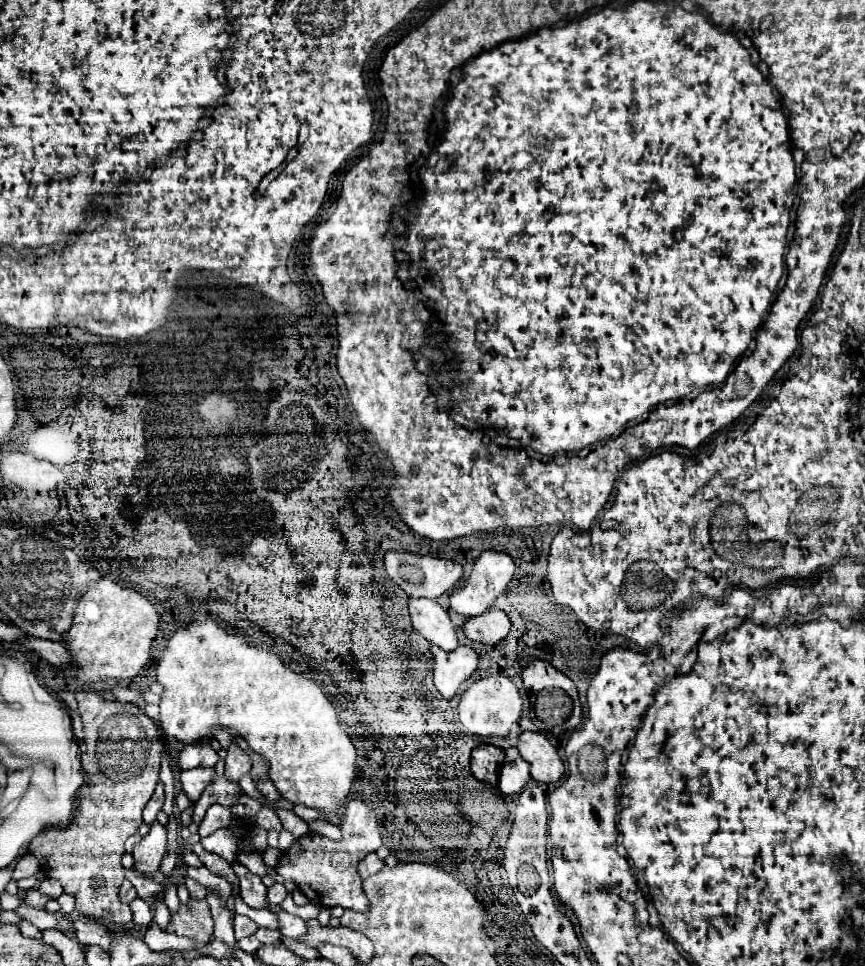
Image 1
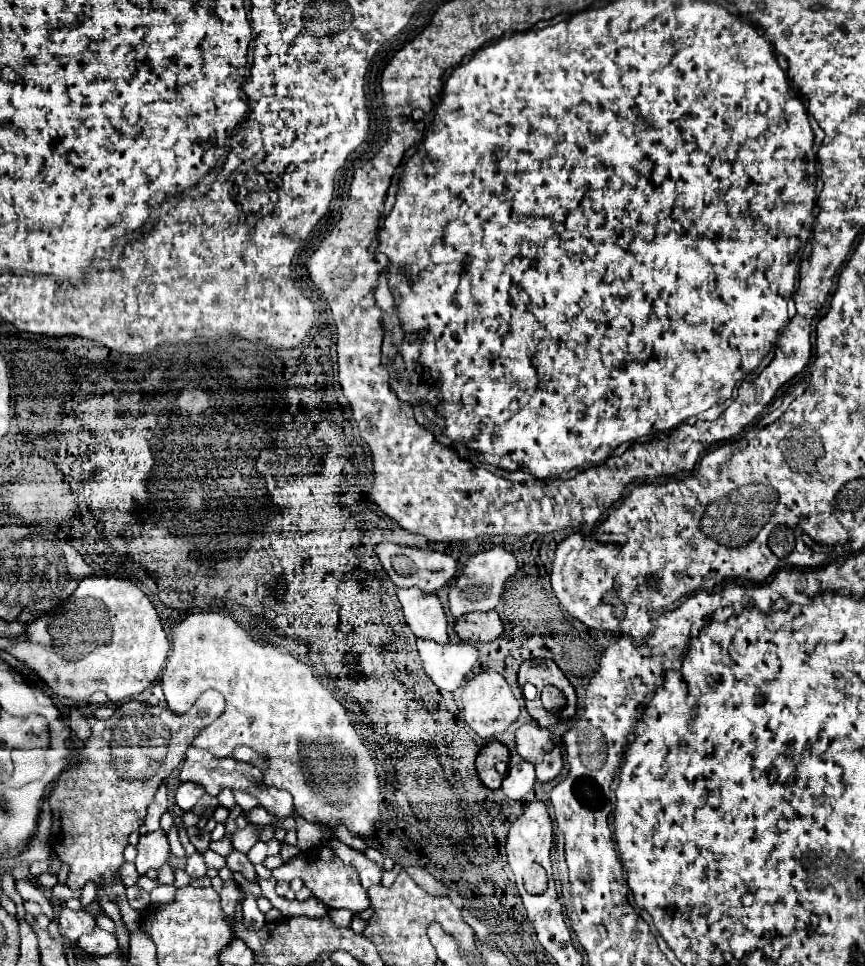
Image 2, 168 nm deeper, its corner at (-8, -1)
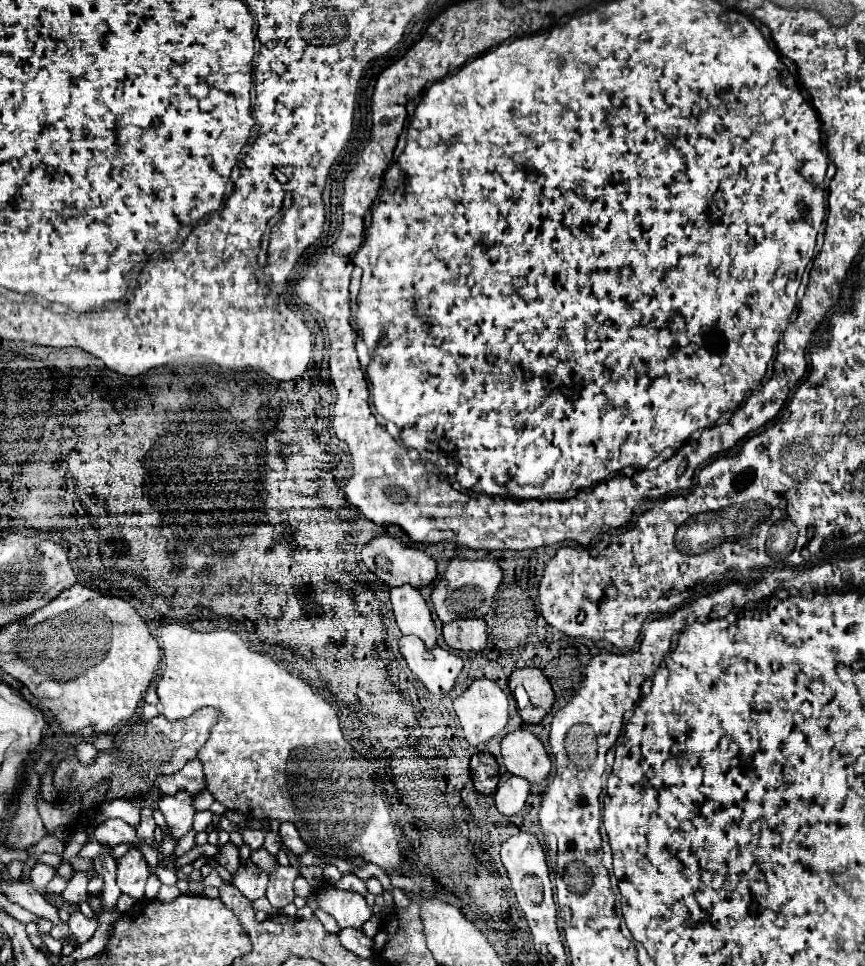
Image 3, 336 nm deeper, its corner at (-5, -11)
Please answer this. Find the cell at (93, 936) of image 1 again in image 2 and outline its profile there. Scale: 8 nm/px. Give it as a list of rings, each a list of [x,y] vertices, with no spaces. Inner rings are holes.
[[[63,907],[63,909],[57,911],[55,915],[57,915],[57,921],[61,919],[61,923],[59,923],[61,935],[63,935],[65,939],[69,939],[69,941],[77,941],[81,935],[93,933],[93,929],[95,929],[95,925],[97,925],[97,923],[95,923],[95,917],[93,917],[91,913],[87,913],[87,911],[83,911],[83,909],[71,911],[71,909]]]

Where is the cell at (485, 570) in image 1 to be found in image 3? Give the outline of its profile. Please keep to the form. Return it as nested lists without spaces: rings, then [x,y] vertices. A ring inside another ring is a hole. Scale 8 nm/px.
[[[450,559],[446,573],[434,581],[432,601],[436,607],[436,615],[442,623],[450,623],[456,619],[474,619],[484,617],[494,601],[498,585],[502,581],[502,569],[488,559],[468,561],[468,559]]]

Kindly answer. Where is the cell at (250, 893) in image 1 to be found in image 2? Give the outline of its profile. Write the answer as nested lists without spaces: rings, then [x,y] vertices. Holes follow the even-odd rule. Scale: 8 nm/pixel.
[[[233,851],[229,857],[227,857],[227,867],[235,873],[239,871],[247,881],[257,881],[257,873],[255,873],[255,867],[253,863],[247,859],[245,853],[239,853],[239,851]]]

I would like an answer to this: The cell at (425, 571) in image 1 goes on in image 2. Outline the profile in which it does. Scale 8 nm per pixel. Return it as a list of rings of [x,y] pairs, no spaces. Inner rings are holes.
[[[381,543],[375,547],[375,551],[395,587],[417,587],[423,593],[433,595],[439,589],[447,587],[457,575],[457,561],[439,551],[423,551],[417,547],[405,547],[395,543]]]

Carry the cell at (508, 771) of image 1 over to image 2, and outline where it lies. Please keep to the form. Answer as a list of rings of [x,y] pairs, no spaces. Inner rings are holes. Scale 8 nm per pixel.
[[[519,761],[517,765],[509,767],[505,779],[503,779],[503,793],[509,797],[509,799],[515,799],[515,801],[521,801],[529,795],[529,791],[533,791],[533,785],[535,785],[537,777],[535,777],[535,767],[533,763],[527,763],[527,761]]]

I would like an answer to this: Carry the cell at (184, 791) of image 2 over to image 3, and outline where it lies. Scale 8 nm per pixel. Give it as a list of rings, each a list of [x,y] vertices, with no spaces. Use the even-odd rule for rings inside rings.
[[[174,793],[174,795],[162,795],[158,801],[158,809],[166,817],[168,833],[174,841],[180,841],[190,829],[192,829],[192,795],[188,793]]]

